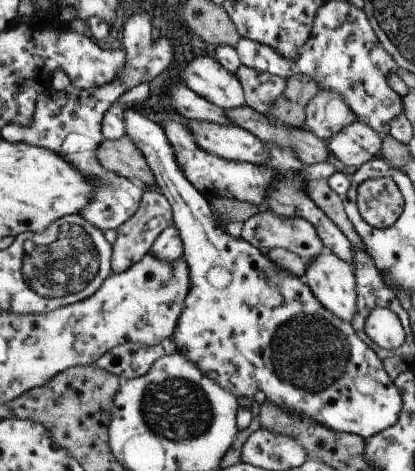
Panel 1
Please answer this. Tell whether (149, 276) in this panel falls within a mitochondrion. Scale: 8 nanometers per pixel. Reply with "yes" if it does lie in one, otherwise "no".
no

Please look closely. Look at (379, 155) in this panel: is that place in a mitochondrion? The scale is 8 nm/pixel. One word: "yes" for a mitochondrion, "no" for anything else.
no

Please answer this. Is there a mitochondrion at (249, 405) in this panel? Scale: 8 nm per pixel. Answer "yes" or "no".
no

